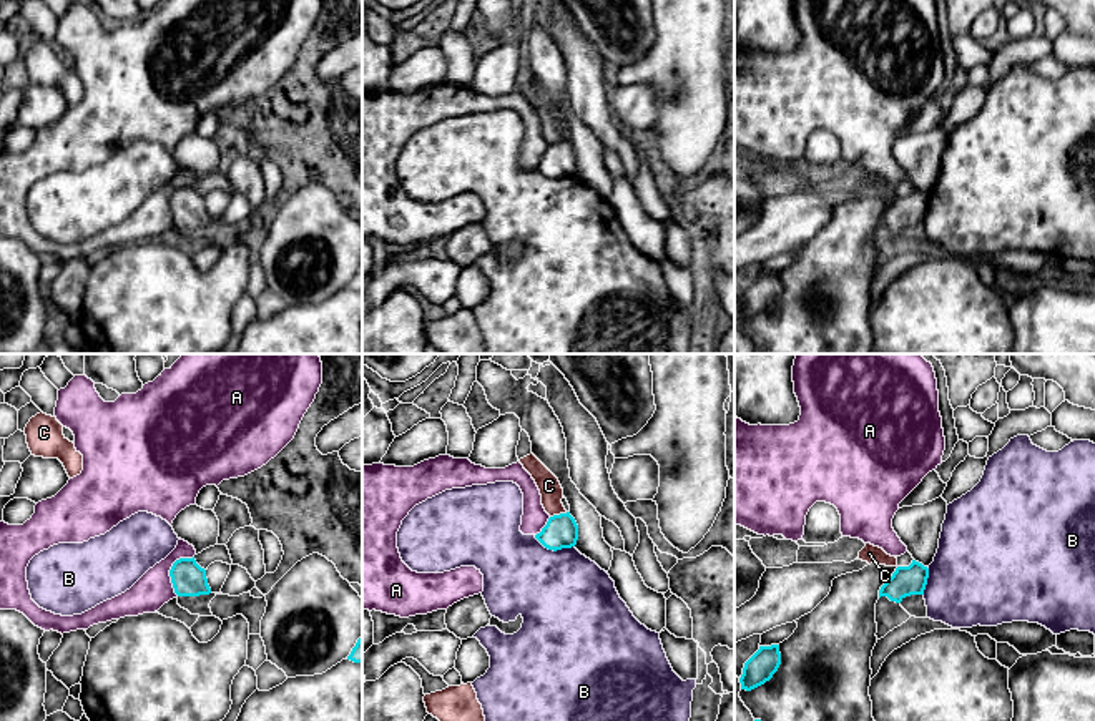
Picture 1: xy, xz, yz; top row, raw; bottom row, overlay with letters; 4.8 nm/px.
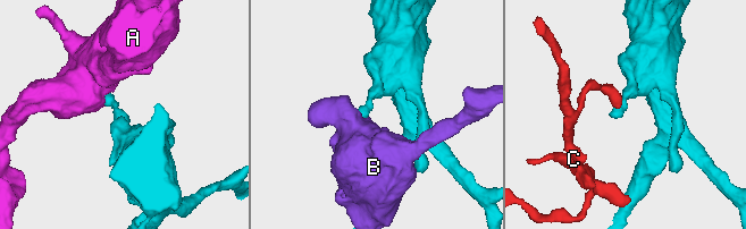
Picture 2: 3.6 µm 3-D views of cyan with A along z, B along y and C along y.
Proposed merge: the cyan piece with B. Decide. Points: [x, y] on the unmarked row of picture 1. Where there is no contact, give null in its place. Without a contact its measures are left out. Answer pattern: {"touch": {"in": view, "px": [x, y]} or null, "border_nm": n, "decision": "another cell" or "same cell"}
{"touch": {"in": "xz", "px": [554, 178]}, "border_nm": 200, "decision": "another cell"}

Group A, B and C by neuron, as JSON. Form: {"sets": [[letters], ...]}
{"sets": [["A"], ["B"], ["C"]]}

